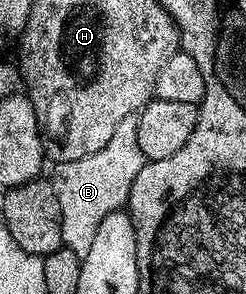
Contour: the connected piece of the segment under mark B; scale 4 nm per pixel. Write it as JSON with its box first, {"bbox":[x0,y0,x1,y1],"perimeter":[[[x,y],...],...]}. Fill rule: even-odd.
{"bbox":[51,116,145,258],"perimeter":[[[131,116],[115,127],[115,135],[107,139],[107,147],[99,147],[95,155],[63,161],[56,166],[57,174],[52,174],[51,180],[59,199],[61,243],[64,248],[80,258],[91,251],[91,242],[95,240],[95,231],[99,231],[99,223],[103,223],[107,215],[126,208],[131,183],[135,183],[135,175],[139,175],[145,163],[137,138],[137,118]]]}

